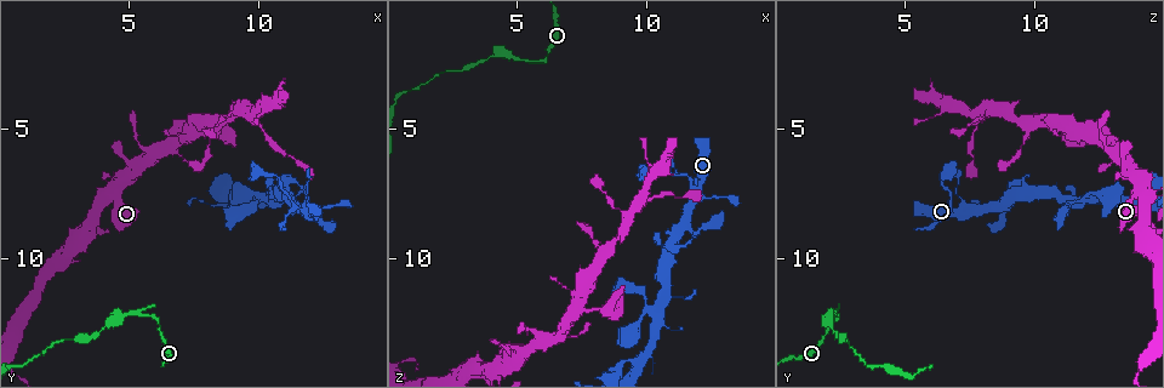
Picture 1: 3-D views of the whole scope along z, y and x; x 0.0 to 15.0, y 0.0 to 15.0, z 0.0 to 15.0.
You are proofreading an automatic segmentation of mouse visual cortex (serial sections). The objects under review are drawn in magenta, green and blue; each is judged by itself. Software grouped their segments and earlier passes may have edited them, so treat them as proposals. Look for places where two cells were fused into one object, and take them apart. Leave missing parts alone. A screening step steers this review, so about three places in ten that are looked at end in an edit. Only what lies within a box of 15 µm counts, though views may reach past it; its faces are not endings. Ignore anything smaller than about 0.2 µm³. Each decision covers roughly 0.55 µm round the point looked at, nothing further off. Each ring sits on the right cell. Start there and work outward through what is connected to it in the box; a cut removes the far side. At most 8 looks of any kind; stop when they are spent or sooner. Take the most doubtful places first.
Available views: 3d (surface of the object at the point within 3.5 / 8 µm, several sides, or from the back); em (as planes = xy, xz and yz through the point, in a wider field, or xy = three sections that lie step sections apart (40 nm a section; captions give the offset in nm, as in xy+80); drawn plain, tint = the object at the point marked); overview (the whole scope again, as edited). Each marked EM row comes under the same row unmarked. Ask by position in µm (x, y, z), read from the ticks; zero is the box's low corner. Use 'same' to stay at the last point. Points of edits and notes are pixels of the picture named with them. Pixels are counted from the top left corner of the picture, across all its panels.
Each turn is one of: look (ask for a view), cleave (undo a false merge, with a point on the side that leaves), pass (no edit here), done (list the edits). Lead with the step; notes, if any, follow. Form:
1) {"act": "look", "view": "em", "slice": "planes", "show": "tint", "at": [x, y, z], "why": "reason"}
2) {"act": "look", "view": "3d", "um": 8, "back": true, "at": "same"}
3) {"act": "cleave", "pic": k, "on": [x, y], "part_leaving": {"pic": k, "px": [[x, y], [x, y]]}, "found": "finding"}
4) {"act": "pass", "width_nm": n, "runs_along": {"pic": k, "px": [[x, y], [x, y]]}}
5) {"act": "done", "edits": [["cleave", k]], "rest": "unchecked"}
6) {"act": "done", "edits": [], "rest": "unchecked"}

{"act": "look", "view": "3d", "um": 3.5, "at": [4.3, 7.5, 14.2], "why": "sudden change in width"}

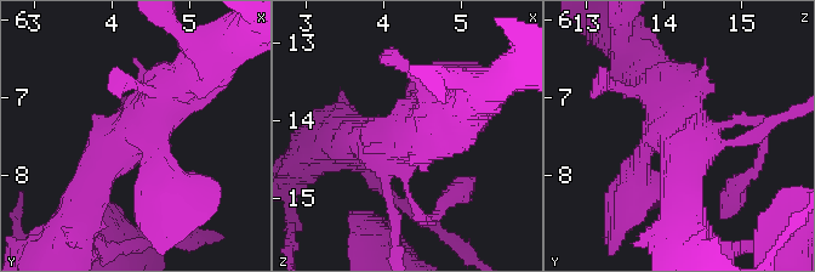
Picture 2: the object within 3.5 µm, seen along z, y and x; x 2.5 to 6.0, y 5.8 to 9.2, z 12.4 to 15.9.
{"act": "look", "view": "em", "slice": "xy", "step": 3, "show": "tint", "at": [4.25, 7.50, 14.30]}

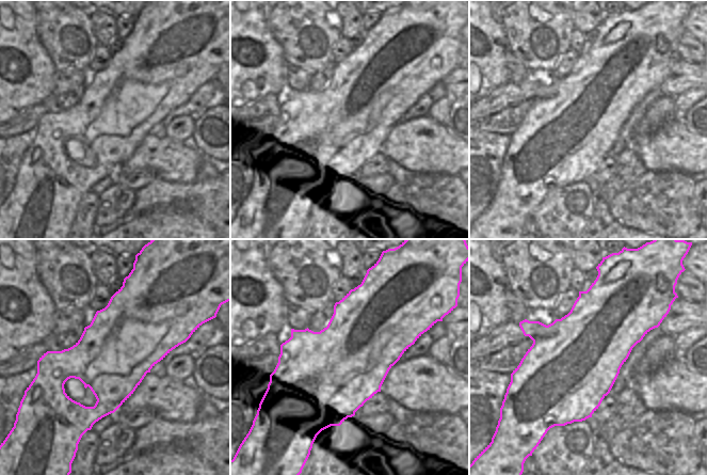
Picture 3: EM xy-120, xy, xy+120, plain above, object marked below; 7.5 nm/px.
{"act": "pass", "width_nm": 700, "runs_along": {"pic": 2, "px": [[154, 152], [154, 132], [124, 136], [79, 211]]}, "found": "continuous, no second cell"}

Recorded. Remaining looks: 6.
{"act": "look", "view": "3d", "um": 3.5, "at": [5.9, 12.1, 2.4], "why": "abrupt turn"}

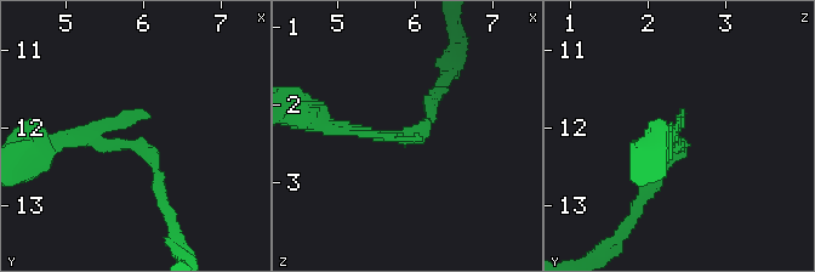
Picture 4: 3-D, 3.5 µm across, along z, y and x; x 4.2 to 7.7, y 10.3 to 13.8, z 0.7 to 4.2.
{"act": "look", "view": "em", "slice": "xy", "step": 2, "show": "tint", "at": [5.95, 12.20, 2.40]}

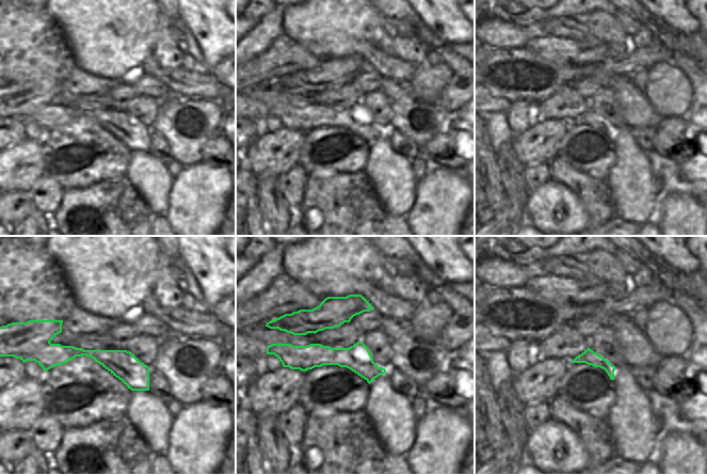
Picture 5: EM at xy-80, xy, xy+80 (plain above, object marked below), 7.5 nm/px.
{"act": "pass", "runs_along": {"pic": 4, "px": [[167, 208], [137, 145], [60, 141]]}, "found": "one cell here"}

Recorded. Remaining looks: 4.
{"act": "look", "view": "3d", "um": 8, "at": [2.2, 13.2, 2.8], "why": "narrows sharply"}

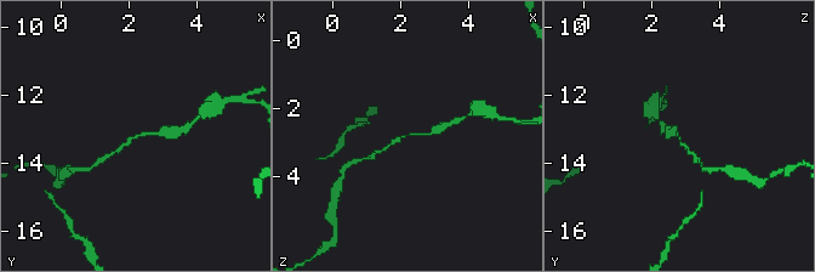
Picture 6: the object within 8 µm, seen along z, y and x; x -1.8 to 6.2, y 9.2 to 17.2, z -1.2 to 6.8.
{"act": "look", "view": "em", "slice": "planes", "show": "tint", "at": [2.2, 13.2, 2.8], "arm_widths_nm": [150, 150]}

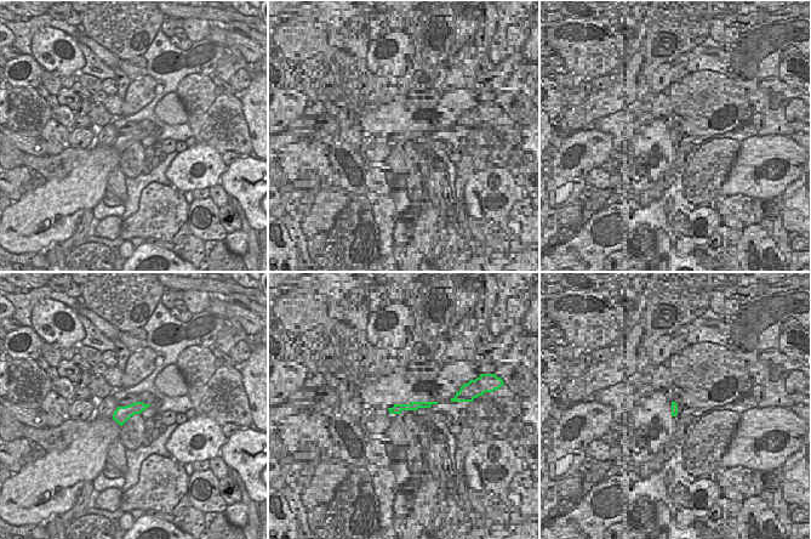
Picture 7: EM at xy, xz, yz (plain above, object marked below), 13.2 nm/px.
{"act": "pass", "runs_along": {"pic": 6, "px": [[169, 131], [135, 135], [110, 154]]}, "found": "one cell here"}

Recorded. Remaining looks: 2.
{"act": "done", "edits": [], "rest": "unchecked"}

